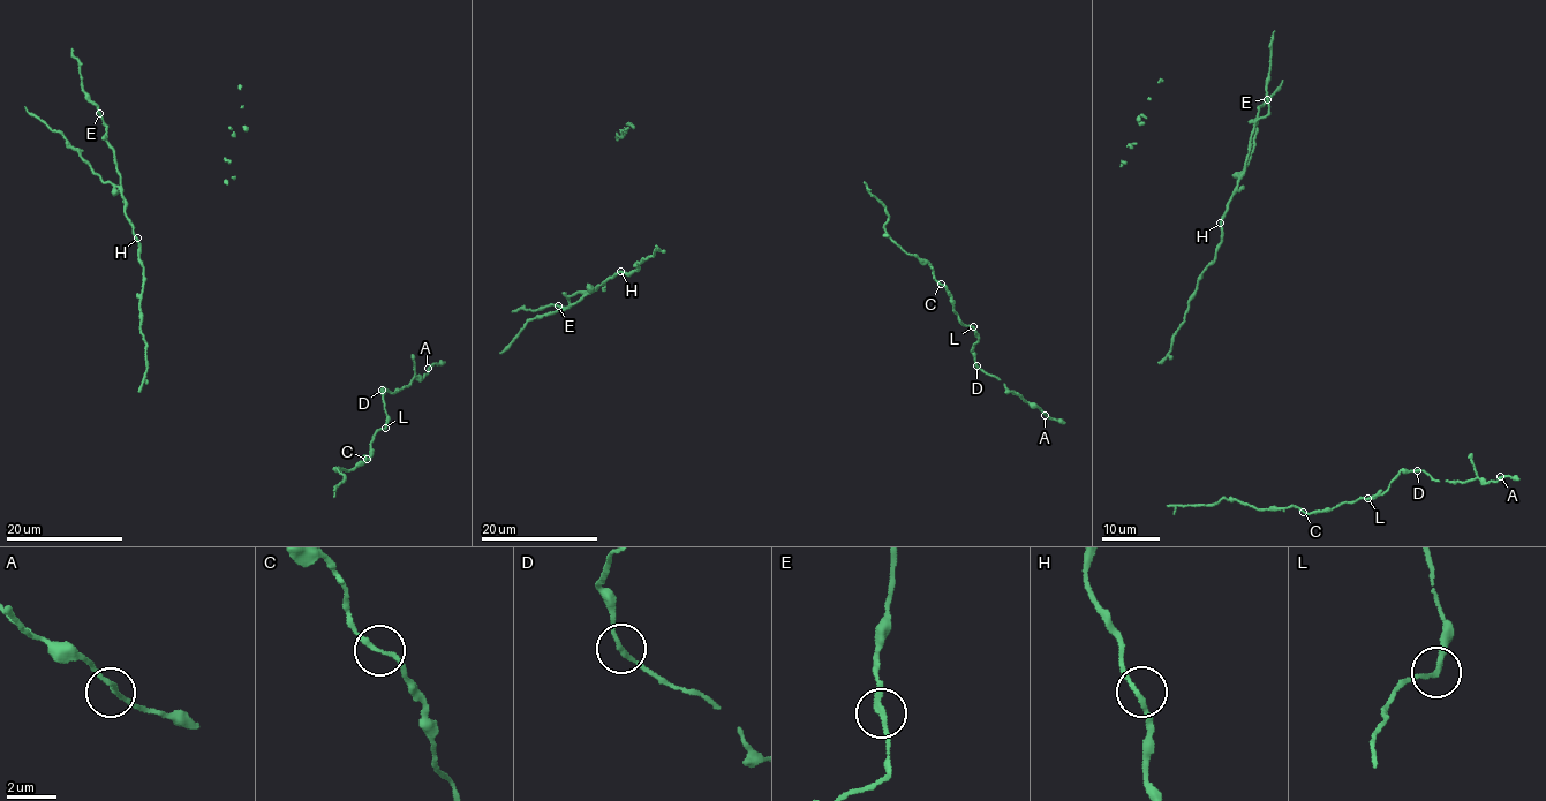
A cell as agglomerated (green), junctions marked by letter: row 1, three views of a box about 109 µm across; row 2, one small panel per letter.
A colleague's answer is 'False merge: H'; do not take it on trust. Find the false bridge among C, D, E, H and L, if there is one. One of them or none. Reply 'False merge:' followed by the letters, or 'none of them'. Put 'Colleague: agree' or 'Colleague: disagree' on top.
Colleague: disagree
False merge: none of them

